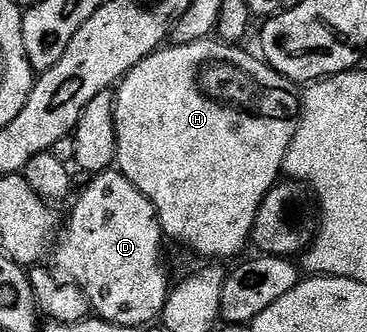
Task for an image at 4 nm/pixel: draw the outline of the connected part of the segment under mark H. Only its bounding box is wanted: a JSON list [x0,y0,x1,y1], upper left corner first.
[114,40,301,260]

